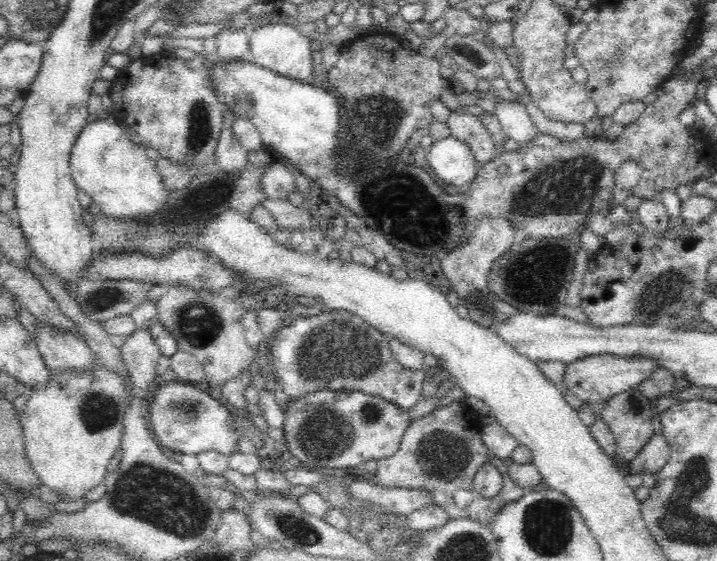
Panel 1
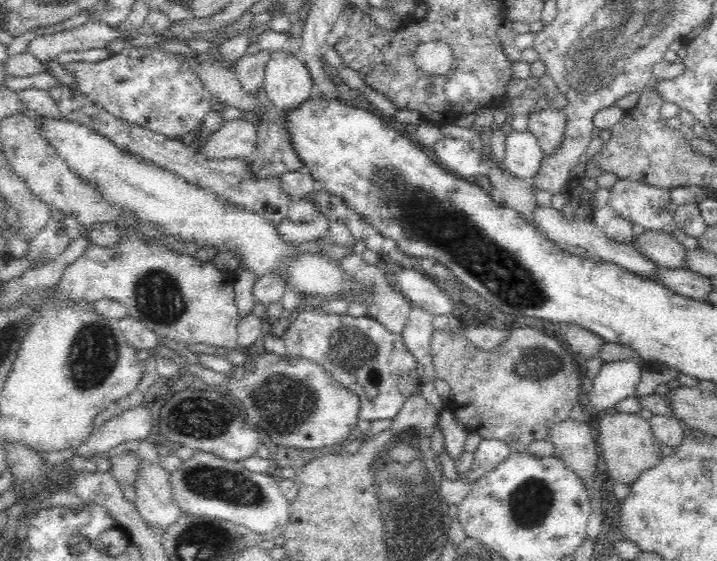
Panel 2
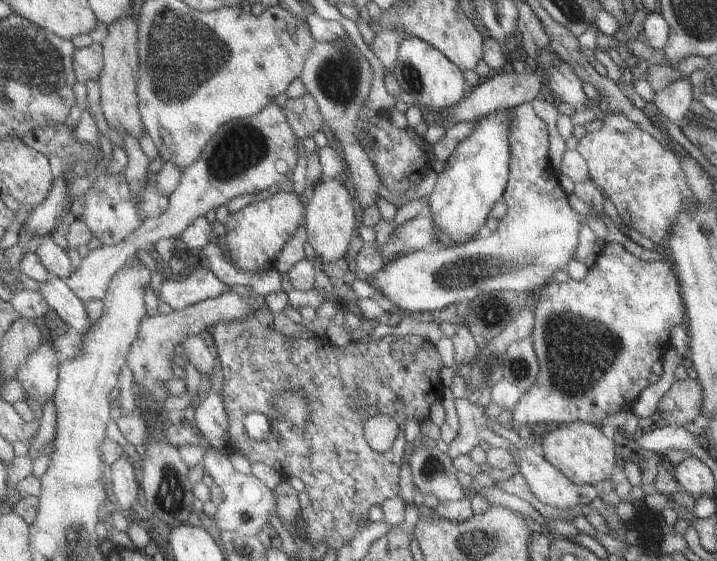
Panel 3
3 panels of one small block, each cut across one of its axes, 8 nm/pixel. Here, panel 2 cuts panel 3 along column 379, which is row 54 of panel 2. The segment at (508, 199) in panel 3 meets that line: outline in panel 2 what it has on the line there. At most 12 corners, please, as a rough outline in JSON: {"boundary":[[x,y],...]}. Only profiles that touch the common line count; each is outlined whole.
{"boundary":[[272,54],[263,88],[272,106],[292,115],[312,99],[305,64]]}

